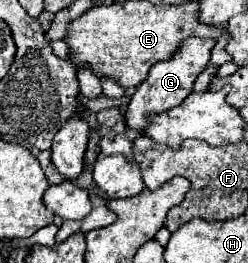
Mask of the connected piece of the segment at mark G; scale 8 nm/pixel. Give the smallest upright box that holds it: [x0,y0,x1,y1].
[127,38,215,132]

